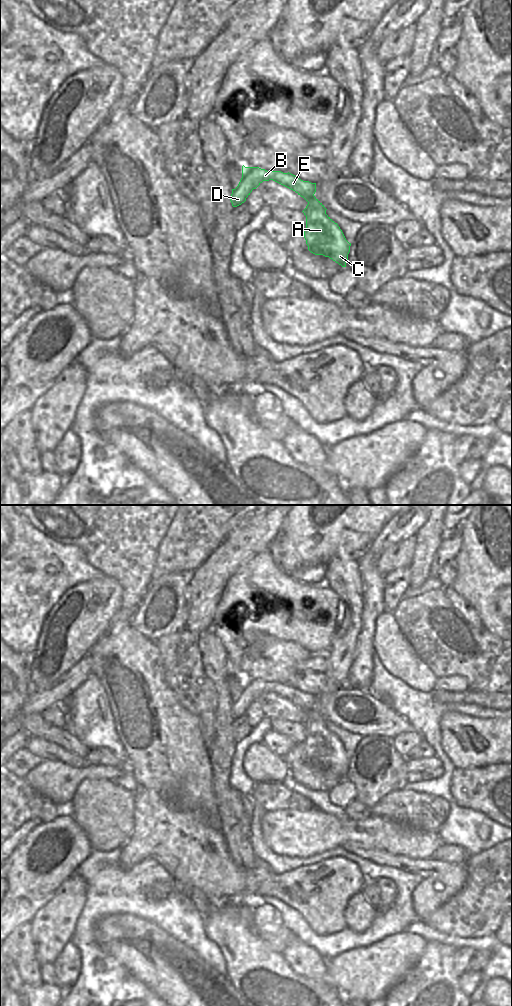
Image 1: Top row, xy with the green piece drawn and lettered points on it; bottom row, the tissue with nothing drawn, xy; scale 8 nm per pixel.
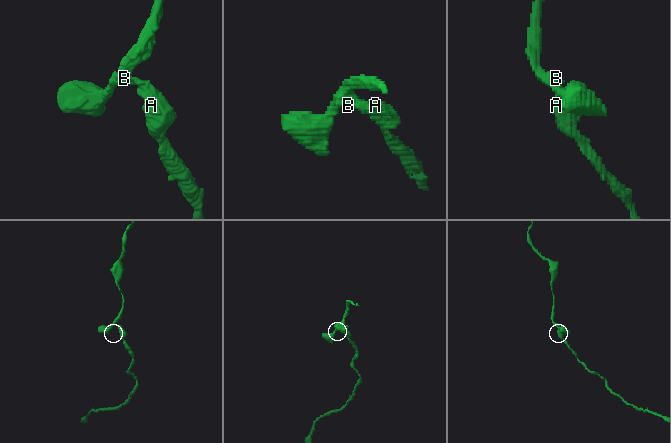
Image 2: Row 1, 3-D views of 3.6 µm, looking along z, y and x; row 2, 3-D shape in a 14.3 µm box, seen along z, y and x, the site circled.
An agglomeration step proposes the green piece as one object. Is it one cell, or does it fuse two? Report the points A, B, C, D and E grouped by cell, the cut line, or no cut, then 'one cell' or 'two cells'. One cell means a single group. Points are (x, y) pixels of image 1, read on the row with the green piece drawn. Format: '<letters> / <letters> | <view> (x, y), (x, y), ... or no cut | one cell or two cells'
A B C D E | no cut | one cell

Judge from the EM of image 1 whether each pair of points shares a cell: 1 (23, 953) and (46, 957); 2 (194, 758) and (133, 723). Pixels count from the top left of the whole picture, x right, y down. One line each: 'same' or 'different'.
1: different
2: same

